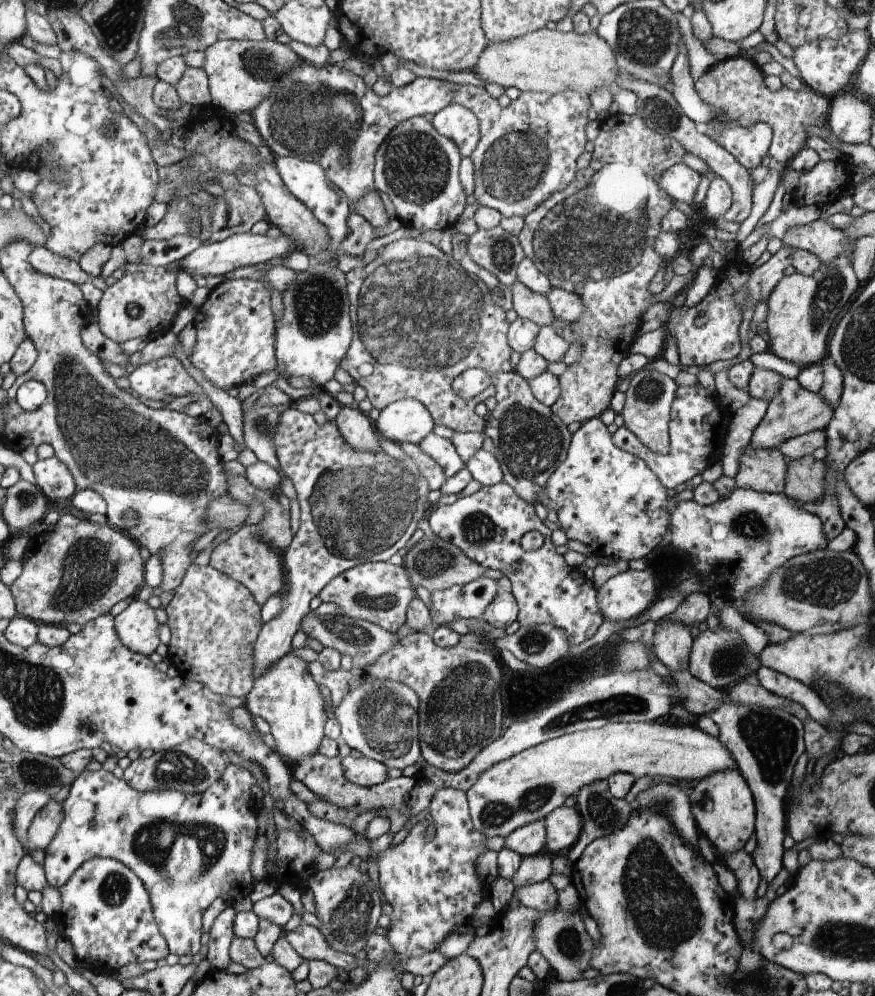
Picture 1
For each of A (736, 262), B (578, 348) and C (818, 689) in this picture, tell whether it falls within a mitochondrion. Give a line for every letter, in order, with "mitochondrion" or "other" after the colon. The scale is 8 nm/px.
A: other
B: other
C: other

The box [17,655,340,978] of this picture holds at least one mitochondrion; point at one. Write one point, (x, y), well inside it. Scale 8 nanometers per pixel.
(157, 843)

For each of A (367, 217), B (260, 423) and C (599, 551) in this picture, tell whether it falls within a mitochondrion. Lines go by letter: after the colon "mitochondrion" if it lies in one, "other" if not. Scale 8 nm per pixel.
A: other
B: mitochondrion
C: other

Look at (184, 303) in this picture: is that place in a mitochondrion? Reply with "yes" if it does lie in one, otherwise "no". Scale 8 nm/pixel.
no

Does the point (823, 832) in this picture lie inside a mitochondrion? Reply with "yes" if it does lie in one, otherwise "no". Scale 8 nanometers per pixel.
no

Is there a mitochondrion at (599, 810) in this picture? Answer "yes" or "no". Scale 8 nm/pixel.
yes

